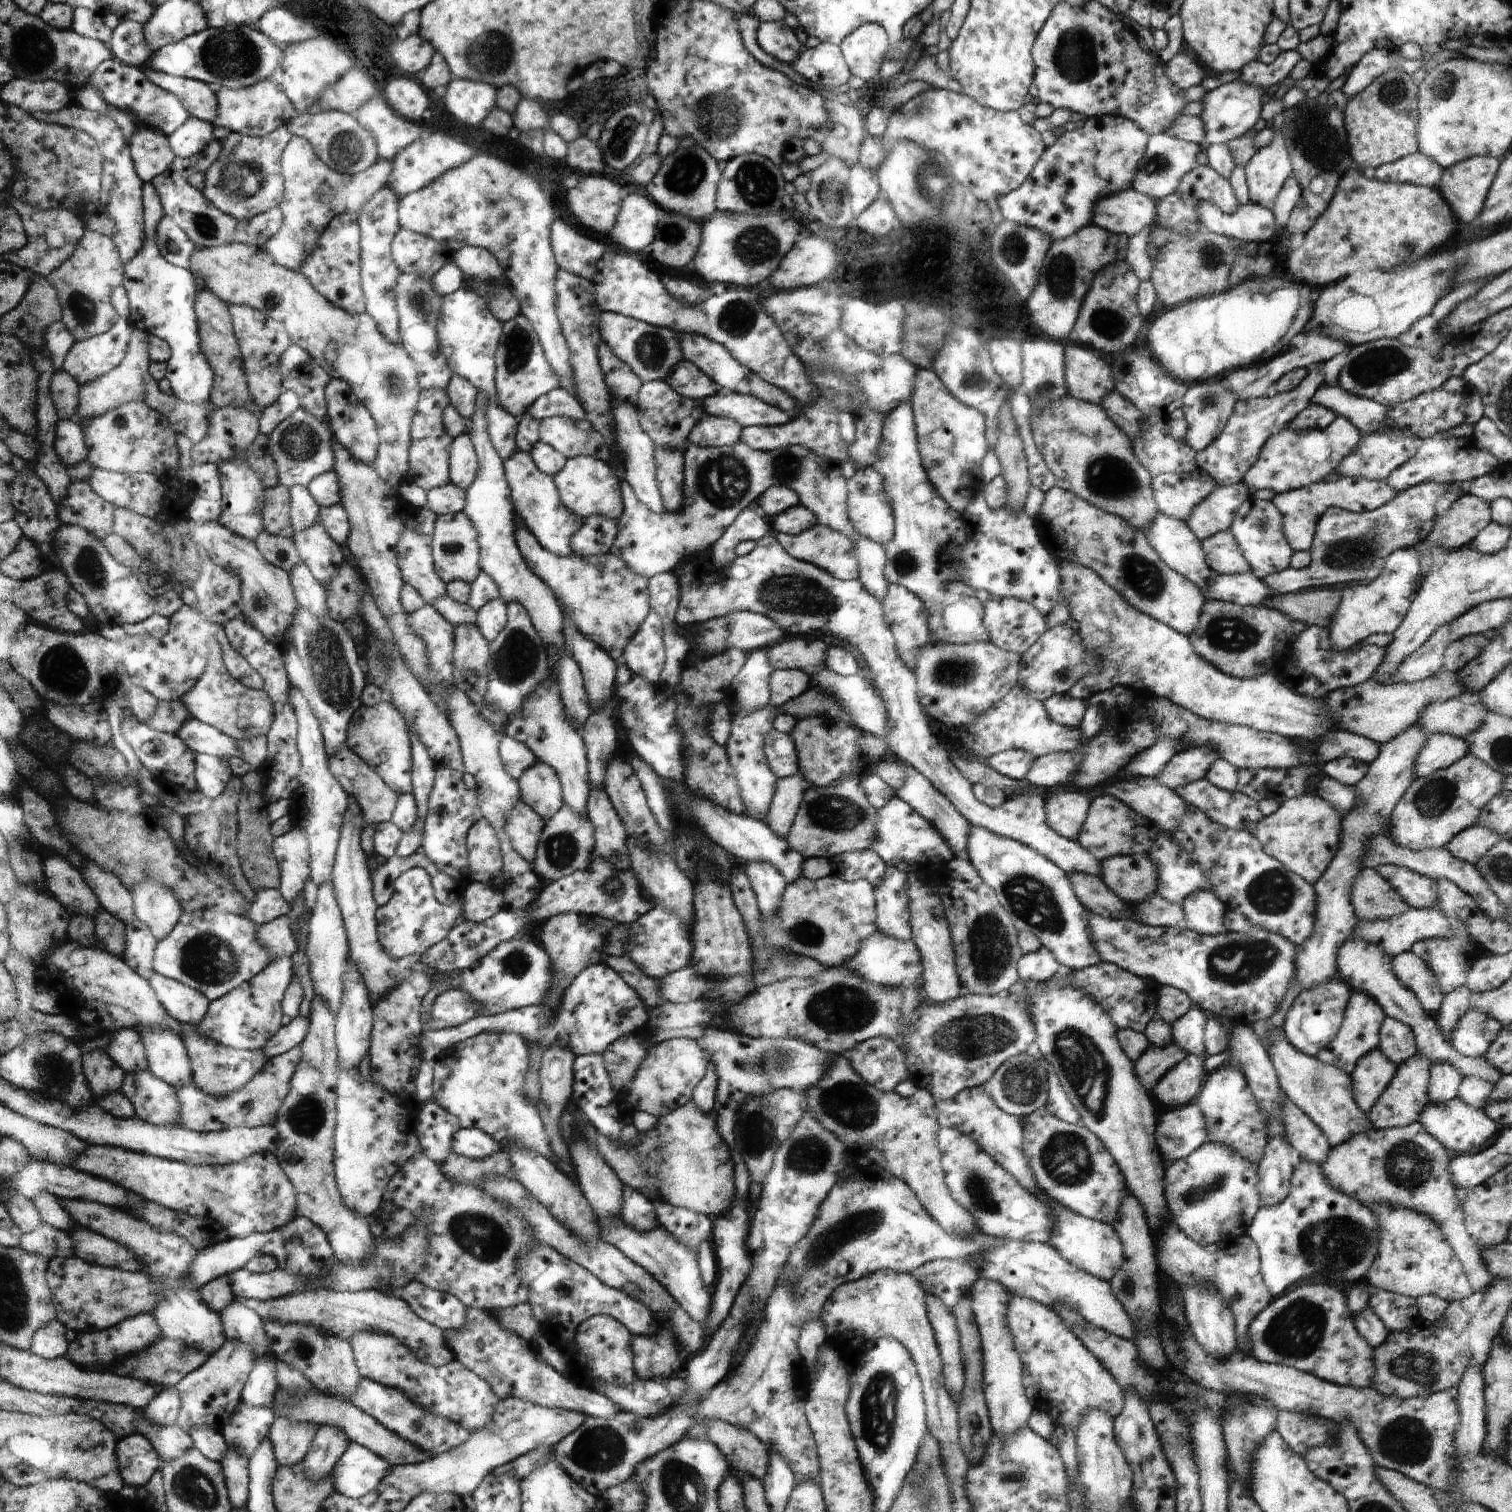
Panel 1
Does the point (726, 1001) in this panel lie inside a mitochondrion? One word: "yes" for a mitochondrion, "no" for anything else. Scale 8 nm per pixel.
no

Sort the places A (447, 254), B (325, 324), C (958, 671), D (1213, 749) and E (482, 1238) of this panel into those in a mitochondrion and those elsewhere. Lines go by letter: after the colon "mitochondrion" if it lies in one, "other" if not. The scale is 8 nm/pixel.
A: other
B: other
C: mitochondrion
D: other
E: mitochondrion

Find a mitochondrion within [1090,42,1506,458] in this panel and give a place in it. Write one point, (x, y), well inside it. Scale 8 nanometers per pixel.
(1368, 371)

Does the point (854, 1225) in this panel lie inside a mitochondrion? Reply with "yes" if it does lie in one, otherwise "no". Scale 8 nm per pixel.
yes

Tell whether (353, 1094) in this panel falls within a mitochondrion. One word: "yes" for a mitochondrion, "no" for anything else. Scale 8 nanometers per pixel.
no

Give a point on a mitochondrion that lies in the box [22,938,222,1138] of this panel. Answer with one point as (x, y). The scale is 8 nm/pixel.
(53, 1072)

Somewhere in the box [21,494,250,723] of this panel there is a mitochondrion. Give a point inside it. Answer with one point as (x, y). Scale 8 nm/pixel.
(62, 670)

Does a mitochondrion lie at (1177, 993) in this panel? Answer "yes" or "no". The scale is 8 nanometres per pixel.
no

